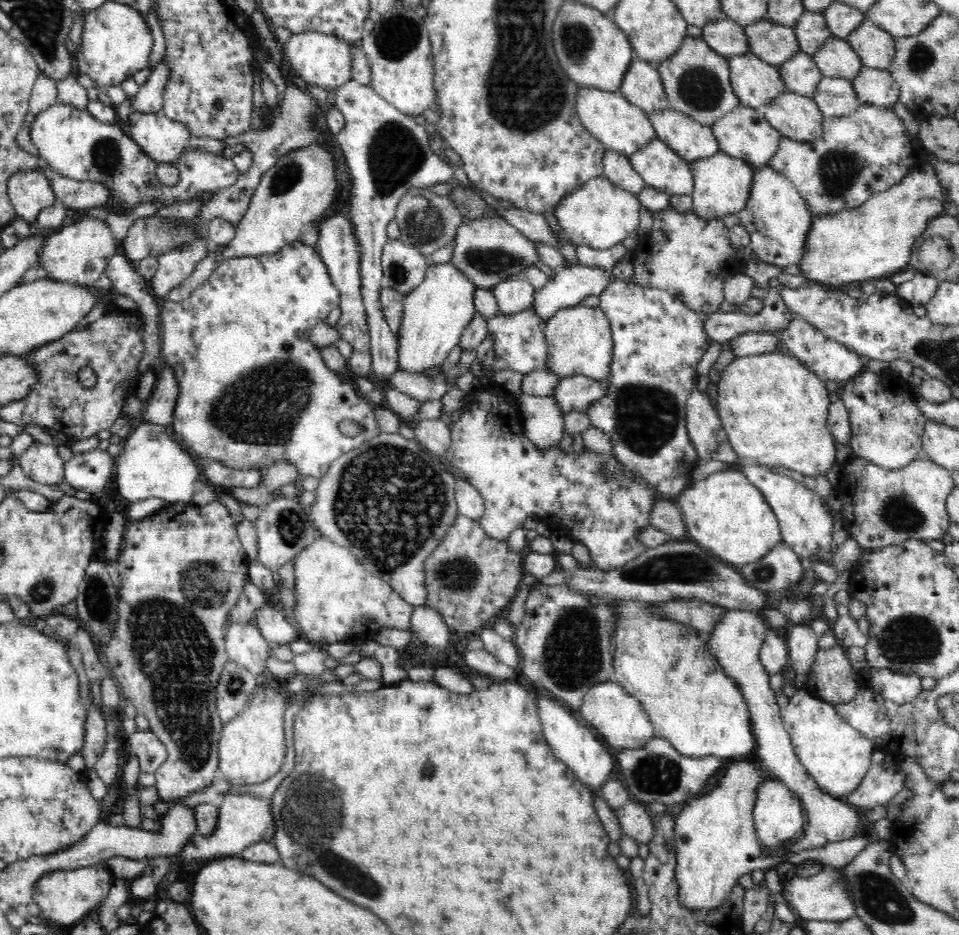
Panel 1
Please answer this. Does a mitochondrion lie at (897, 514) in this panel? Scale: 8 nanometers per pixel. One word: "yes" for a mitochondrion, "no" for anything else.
yes

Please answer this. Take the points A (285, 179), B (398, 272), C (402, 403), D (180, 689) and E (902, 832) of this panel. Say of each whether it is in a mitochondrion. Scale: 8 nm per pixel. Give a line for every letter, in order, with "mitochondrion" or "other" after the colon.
A: mitochondrion
B: mitochondrion
C: other
D: mitochondrion
E: other

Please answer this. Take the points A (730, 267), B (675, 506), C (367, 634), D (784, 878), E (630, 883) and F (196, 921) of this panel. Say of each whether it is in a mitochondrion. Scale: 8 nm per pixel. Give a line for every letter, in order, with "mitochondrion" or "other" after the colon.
A: other
B: other
C: other
D: other
E: other
F: other

